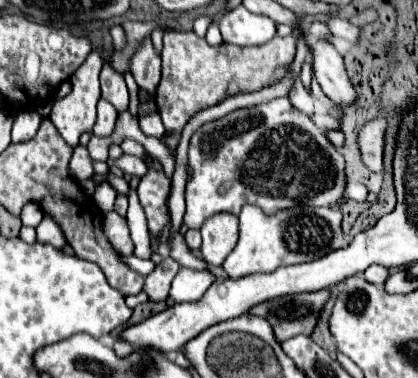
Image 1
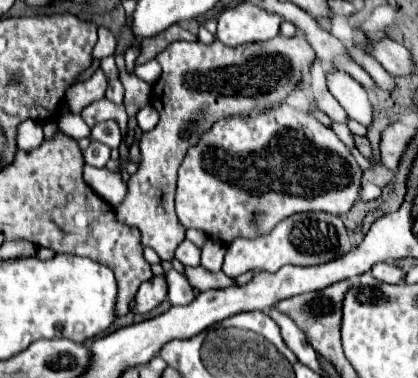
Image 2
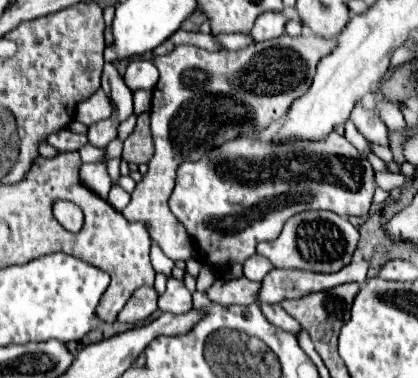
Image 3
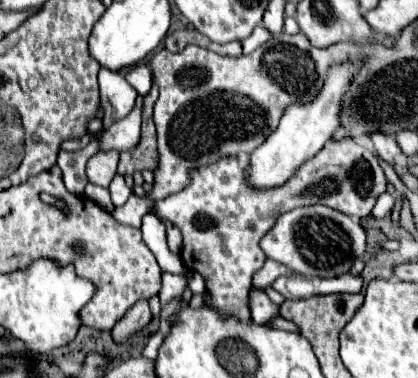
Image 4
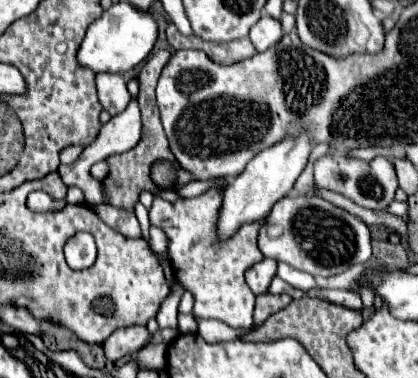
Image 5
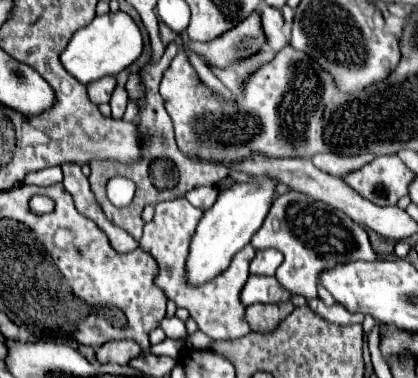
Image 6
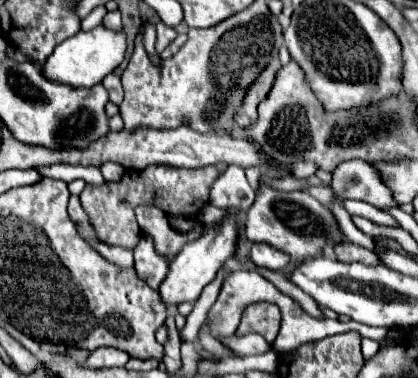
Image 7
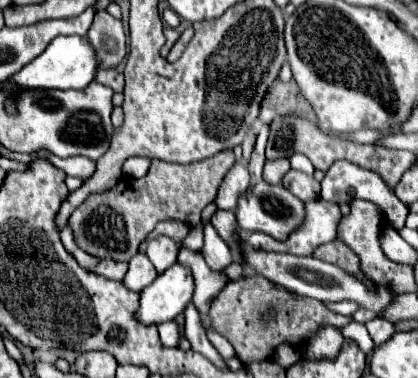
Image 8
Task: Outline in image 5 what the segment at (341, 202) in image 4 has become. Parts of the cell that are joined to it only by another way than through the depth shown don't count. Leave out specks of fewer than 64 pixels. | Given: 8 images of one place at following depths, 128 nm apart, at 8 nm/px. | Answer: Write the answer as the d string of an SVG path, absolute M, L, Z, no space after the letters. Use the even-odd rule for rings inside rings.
M342 148L316 160L314 180L316 180L318 188L328 188L332 192L338 192L338 194L350 198L354 204L358 204L362 208L370 208L370 210L388 208L388 204L394 200L394 194L398 190L396 168L388 158L378 156L372 162L352 160L352 158L346 158L346 152ZM210 188L208 192L204 192L202 196L196 198L182 198L176 202L168 202L164 198L154 198L154 204L150 208L150 224L160 228L166 238L168 238L168 260L172 264L176 282L180 282L180 286L184 288L184 292L190 292L194 296L194 310L192 316L194 318L216 318L226 322L232 328L242 328L248 330L252 328L252 308L254 308L254 292L248 288L248 284L244 282L244 272L260 262L264 256L256 246L256 236L258 230L264 222L260 224L244 224L244 228L240 228L240 232L236 232L236 236L232 236L232 240L226 240L224 244L216 244L216 238L212 236L212 228L216 224L216 212L220 208L220 190Z

